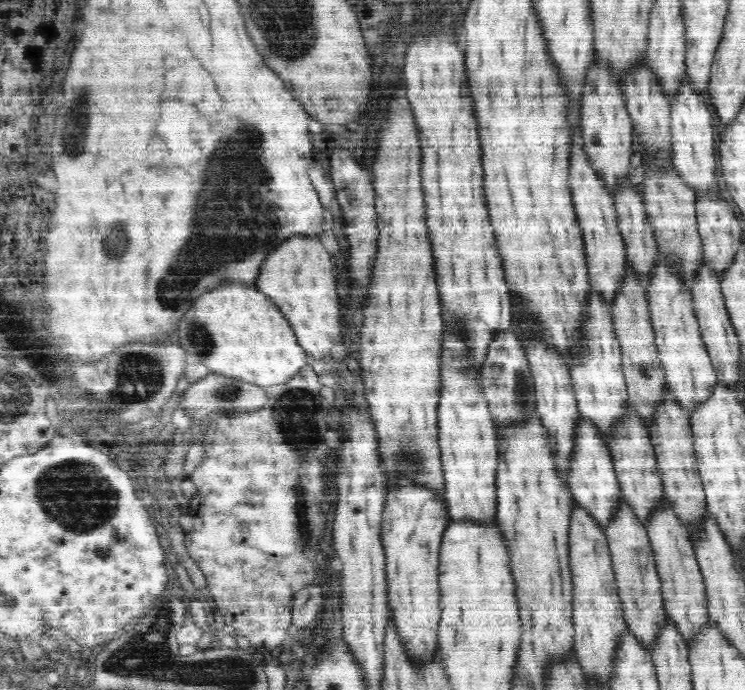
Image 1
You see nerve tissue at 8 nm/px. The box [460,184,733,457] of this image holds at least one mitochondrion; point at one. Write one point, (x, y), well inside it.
(518, 389)

